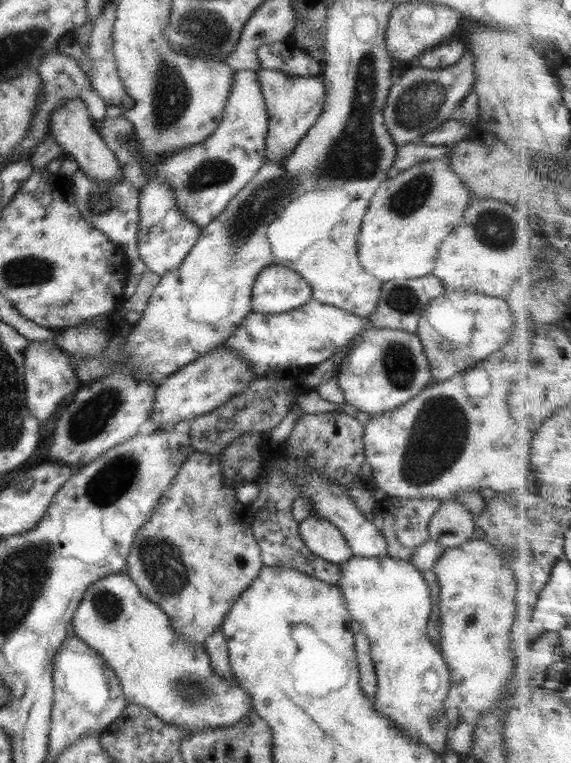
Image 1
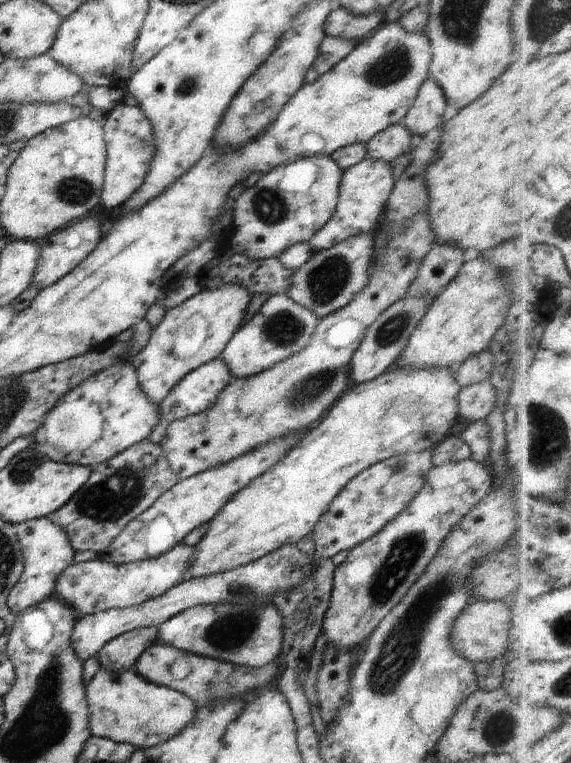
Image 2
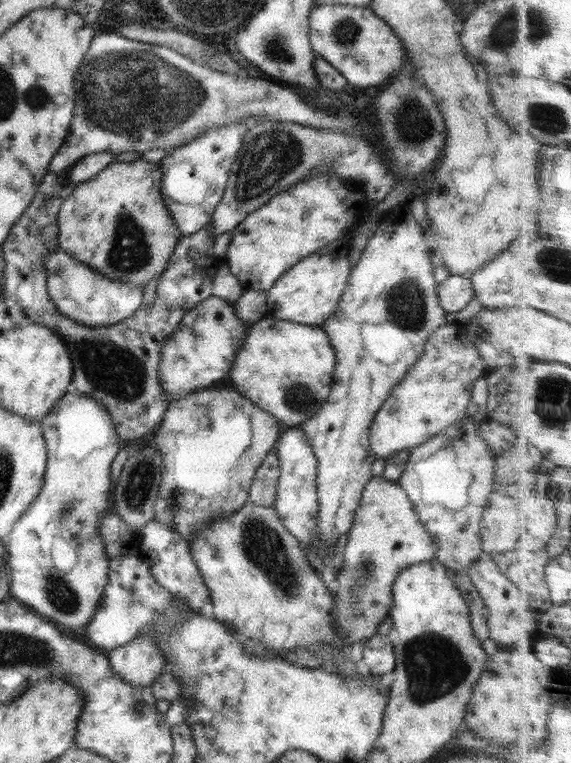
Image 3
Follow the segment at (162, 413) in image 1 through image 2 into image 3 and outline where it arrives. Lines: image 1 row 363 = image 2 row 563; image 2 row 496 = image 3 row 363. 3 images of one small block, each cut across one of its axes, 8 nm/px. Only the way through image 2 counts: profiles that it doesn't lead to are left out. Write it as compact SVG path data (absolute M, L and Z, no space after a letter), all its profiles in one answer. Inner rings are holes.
M269 315L249 326L244 344L236 351L227 376L236 392L269 412L285 428L295 428L308 417L315 415L320 405L329 397L332 379L334 379L333 370L337 363L333 348L322 326L278 320Z

